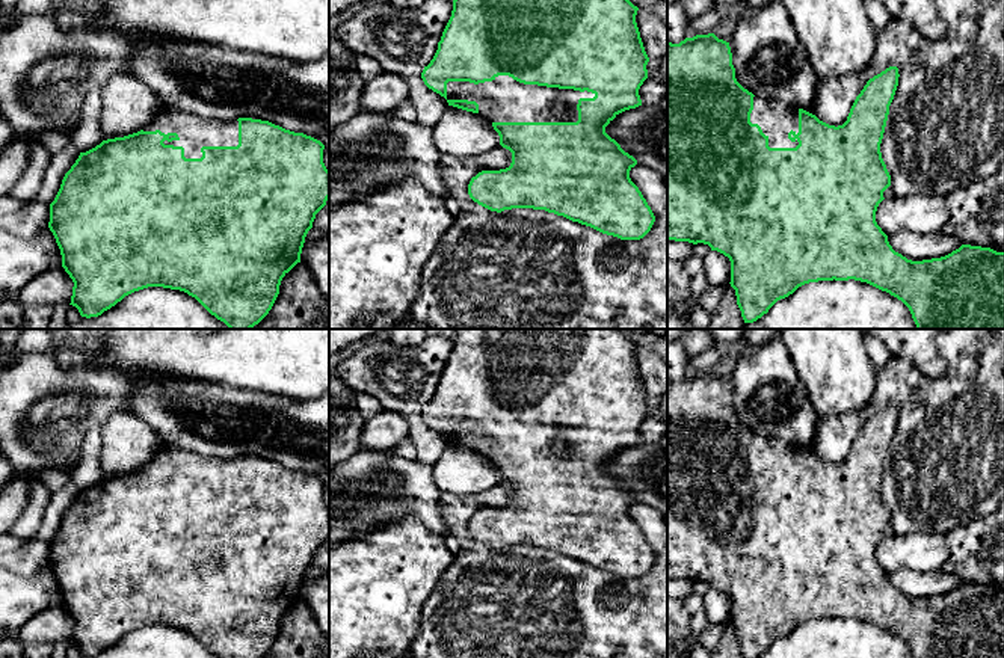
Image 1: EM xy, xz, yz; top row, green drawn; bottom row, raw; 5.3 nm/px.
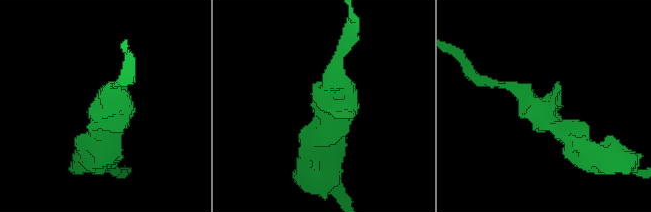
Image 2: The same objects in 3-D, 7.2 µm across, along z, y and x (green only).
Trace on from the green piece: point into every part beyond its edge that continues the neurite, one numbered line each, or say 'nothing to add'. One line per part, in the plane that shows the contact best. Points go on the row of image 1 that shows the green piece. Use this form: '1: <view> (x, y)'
1: xz (503, 100)

